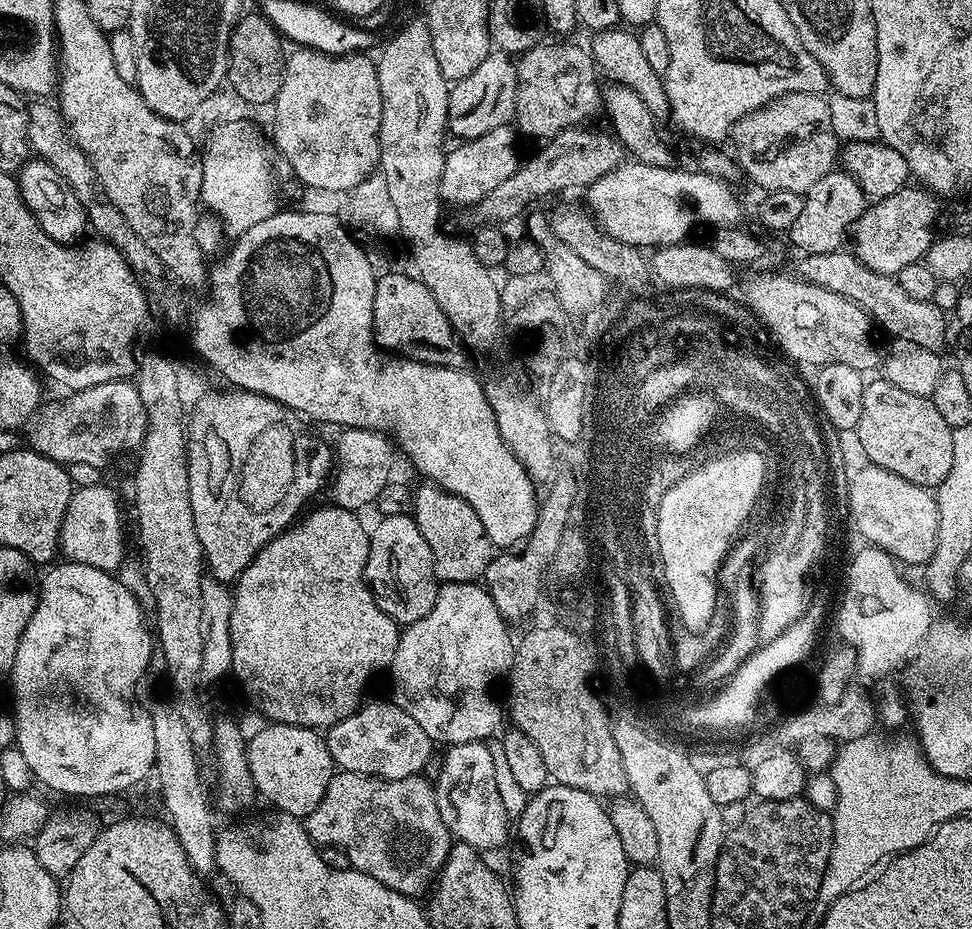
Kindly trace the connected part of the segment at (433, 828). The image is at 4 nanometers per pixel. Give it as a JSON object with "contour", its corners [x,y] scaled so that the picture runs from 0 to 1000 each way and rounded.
{"contour":[[[347,830],[340,846],[335,846],[335,855],[331,855],[331,863],[316,878],[315,890],[322,909],[351,913],[357,918],[361,933],[381,941],[381,945],[389,945],[393,954],[401,954],[401,958],[425,967],[435,966],[443,957],[467,907],[459,885],[455,885],[455,876],[451,876],[445,841],[432,833],[393,840],[389,835]]]}

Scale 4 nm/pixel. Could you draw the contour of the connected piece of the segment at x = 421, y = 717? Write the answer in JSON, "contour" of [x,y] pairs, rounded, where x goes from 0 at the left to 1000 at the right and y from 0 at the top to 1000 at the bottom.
{"contour":[[[454,628],[449,634],[449,643],[447,644],[447,652],[442,652],[442,659],[436,665],[430,665],[430,670],[419,673],[413,679],[409,687],[409,700],[405,700],[405,708],[403,709],[403,718],[401,727],[403,727],[403,746],[401,752],[414,764],[418,764],[418,769],[422,769],[422,773],[426,773],[426,777],[430,777],[430,781],[434,781],[434,786],[438,786],[438,790],[450,802],[464,803],[474,801],[475,799],[488,799],[489,797],[498,799],[503,794],[509,793],[515,787],[514,784],[514,758],[506,750],[506,740],[510,736],[510,731],[522,729],[527,721],[529,713],[529,704],[531,695],[529,685],[523,681],[524,668],[513,659],[512,652],[506,647],[502,635],[493,628],[485,629],[458,629]]]}

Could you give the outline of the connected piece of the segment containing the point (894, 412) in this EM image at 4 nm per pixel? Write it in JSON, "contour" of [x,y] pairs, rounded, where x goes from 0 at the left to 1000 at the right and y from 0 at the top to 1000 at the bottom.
{"contour":[[[908,407],[890,412],[887,424],[887,450],[879,470],[889,485],[893,499],[902,499],[904,504],[916,506],[932,519],[959,527],[966,523],[977,510],[977,501],[981,497],[981,467],[973,459],[973,450],[965,446],[958,429],[944,424],[935,424],[933,420],[924,420]]]}

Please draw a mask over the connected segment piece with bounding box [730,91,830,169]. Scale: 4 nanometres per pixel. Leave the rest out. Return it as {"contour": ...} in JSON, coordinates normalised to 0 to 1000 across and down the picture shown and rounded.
{"contour":[[[829,98],[811,99],[801,107],[794,108],[785,117],[774,119],[757,130],[751,143],[755,170],[763,182],[769,171],[783,171],[799,160],[810,150],[808,146],[812,143],[821,140],[823,144],[833,144],[847,139],[853,131],[852,109],[847,102]]]}

